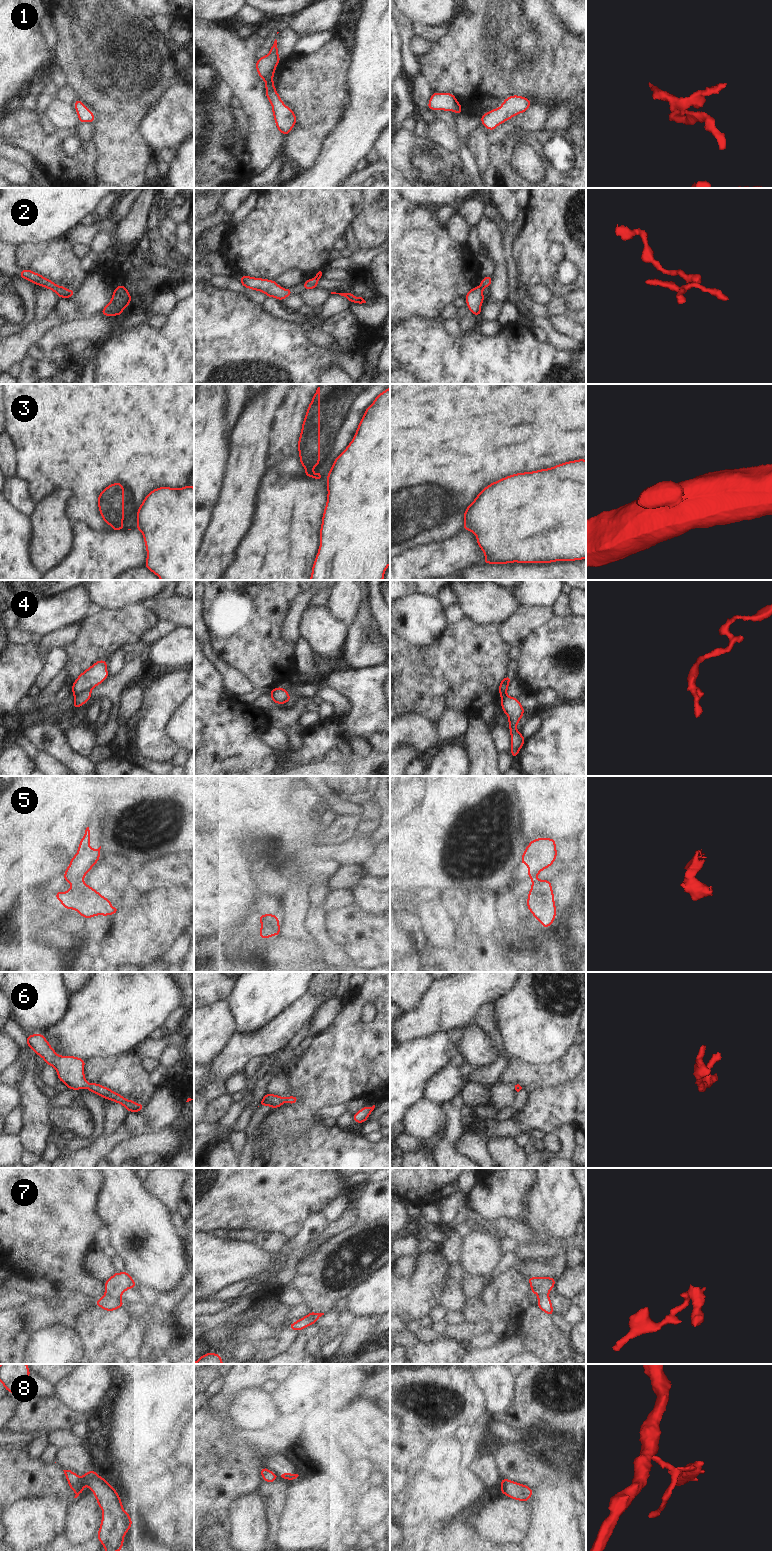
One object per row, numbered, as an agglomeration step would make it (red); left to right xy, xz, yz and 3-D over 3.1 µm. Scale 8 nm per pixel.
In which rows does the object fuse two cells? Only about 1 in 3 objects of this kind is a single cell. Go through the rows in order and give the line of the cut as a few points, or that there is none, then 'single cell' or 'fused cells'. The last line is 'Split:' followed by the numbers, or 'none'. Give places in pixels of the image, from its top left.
1: no cut; single cell
2: cut in xz along (315, 277), (318, 280); fused cells
3: cut in xy along (137, 513), (139, 529); fused cells
4: cut in xy along (89, 690), (74, 695); fused cells
5: cut in xz along (278, 918), (272, 921), (265, 921), (262, 924); fused cells
6: no cut; single cell
7: cut in xy along (105, 1293), (119, 1299); fused cells
8: cut in xy along (81, 1478), (84, 1481); fused cells
Split: 2, 3, 4, 5, 7, 8

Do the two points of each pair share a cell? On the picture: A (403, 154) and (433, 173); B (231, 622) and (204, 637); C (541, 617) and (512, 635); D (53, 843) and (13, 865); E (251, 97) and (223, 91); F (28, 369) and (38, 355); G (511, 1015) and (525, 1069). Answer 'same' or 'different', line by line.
A: same
B: different
C: same
D: same
E: different
F: different
G: different

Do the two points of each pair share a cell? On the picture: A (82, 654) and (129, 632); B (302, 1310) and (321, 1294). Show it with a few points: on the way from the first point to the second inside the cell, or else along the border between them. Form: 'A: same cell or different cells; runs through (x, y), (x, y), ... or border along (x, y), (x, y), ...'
A: same cell; runs through (94, 642), (104, 632), (117, 632)
B: different cells; border along (302, 1304), (309, 1309), (309, 1313), (306, 1316)

